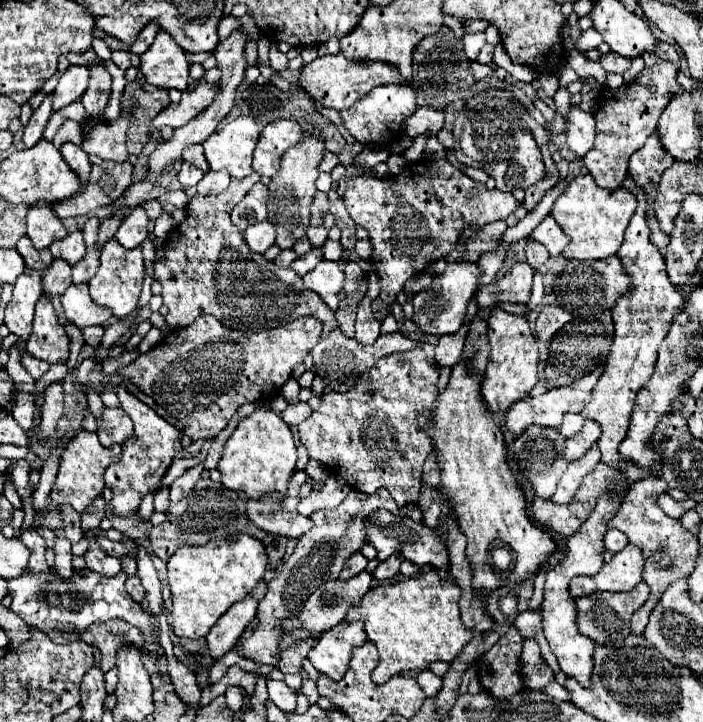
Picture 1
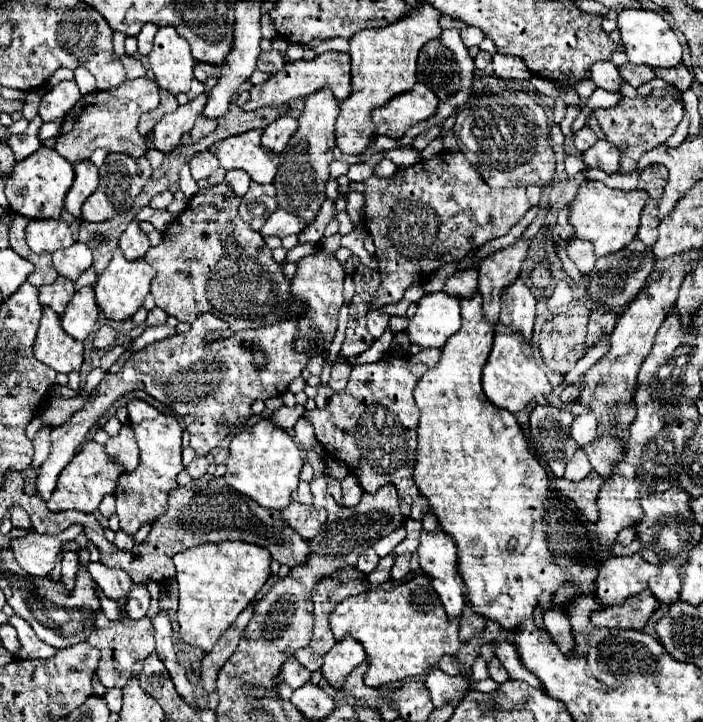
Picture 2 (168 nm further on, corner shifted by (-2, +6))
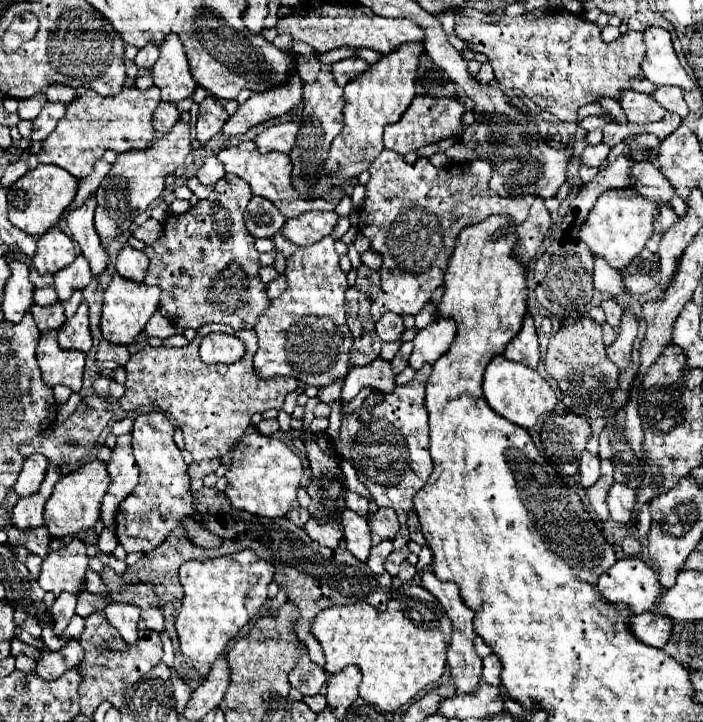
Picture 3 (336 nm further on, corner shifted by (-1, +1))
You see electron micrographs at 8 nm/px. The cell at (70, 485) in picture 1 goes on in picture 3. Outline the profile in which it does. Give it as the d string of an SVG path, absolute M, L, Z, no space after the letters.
M92 460L80 466L78 470L62 476L62 480L54 486L54 492L44 506L44 520L50 534L54 538L64 538L78 534L80 530L92 528L100 518L100 506L108 484L110 484L110 474L106 472L106 466L100 460Z

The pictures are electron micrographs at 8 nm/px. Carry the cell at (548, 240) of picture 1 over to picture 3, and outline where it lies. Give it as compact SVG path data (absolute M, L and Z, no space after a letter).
M594 256L594 290L606 294L622 294L626 292L622 284L622 276L618 270L610 268L602 256Z

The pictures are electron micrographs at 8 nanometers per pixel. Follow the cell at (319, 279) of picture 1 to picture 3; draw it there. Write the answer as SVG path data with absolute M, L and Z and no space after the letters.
M326 236L308 248L298 248L286 262L286 280L288 288L282 296L274 298L266 312L258 318L254 330L258 334L258 350L254 354L254 372L258 378L272 376L292 376L308 386L328 386L336 378L344 378L350 368L350 346L352 332L346 324L344 308L344 290L348 286L346 274L338 266L338 254L334 250L334 238Z

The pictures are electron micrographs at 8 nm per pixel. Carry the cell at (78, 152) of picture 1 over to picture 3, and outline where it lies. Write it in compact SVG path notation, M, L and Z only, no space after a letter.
M88 196L82 202L82 206L68 212L66 222L68 222L70 230L72 230L72 238L80 244L82 254L90 262L92 274L100 276L104 272L104 268L106 268L108 256L106 256L106 250L102 248L100 238L98 238L98 234L94 230L94 220L92 220L94 208L96 208L96 196Z

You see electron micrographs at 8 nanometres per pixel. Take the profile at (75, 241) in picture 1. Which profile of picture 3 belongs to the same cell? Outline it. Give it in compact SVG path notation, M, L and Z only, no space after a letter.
M82 254L76 256L76 260L70 266L66 266L54 274L54 286L56 286L58 298L68 300L72 296L72 290L86 288L90 278L92 278L92 272L90 272L88 260L84 260Z

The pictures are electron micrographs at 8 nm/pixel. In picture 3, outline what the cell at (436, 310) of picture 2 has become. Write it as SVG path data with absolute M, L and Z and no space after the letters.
M438 316L428 326L420 328L414 336L414 350L410 356L410 366L420 368L424 362L436 362L442 354L448 352L456 336L456 322L452 318Z

